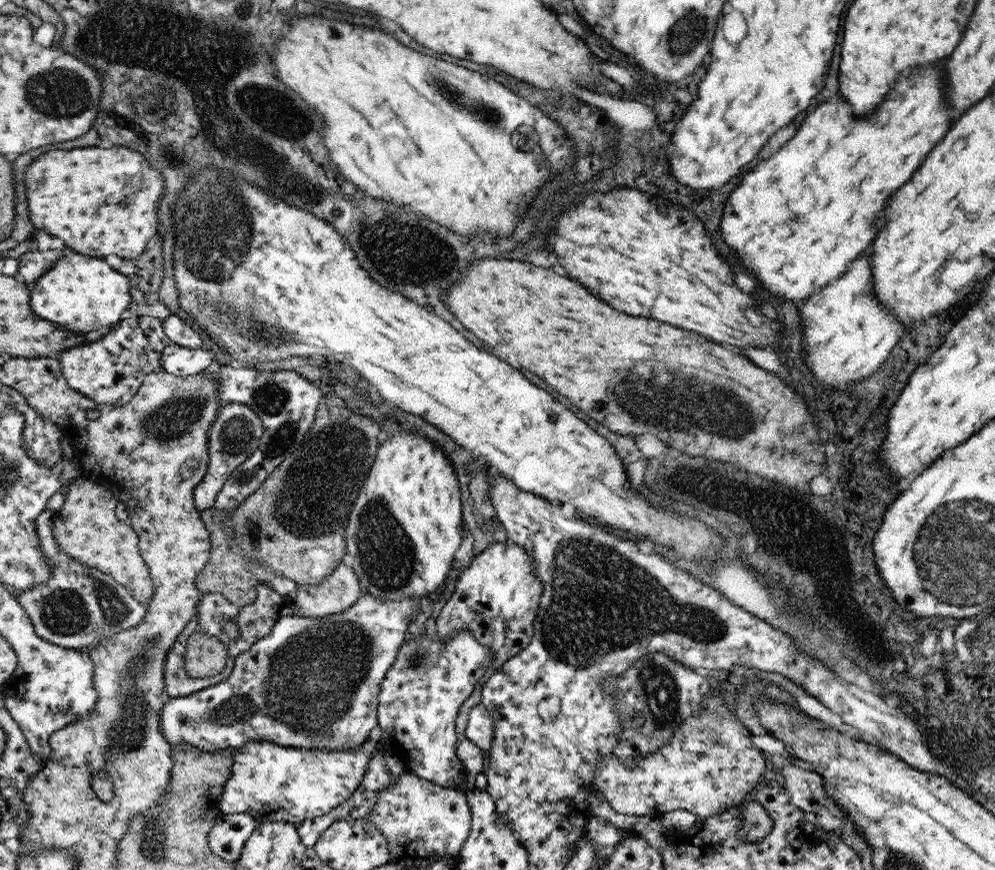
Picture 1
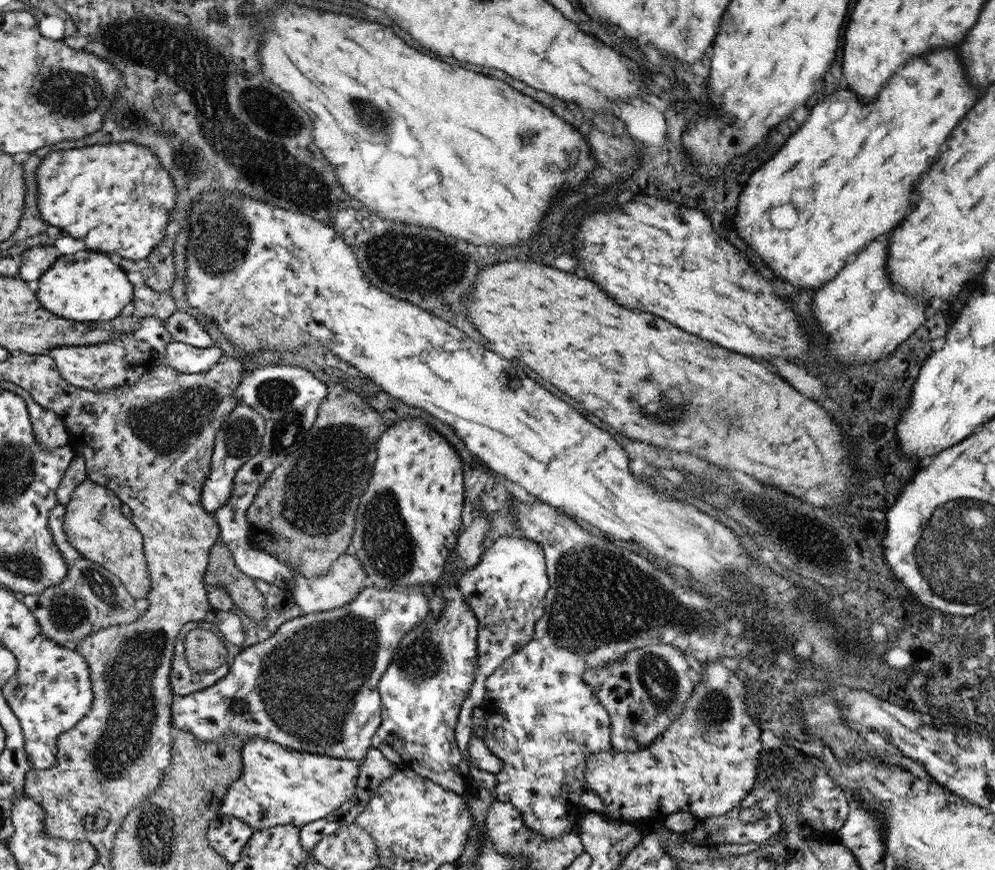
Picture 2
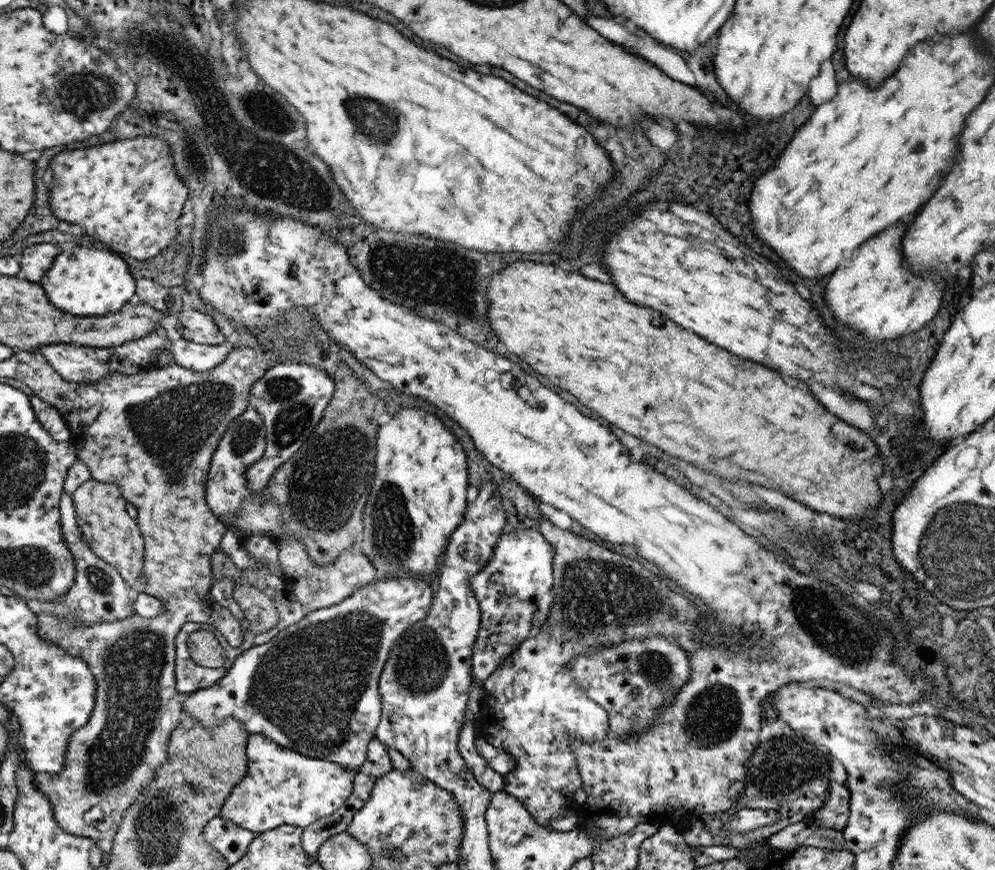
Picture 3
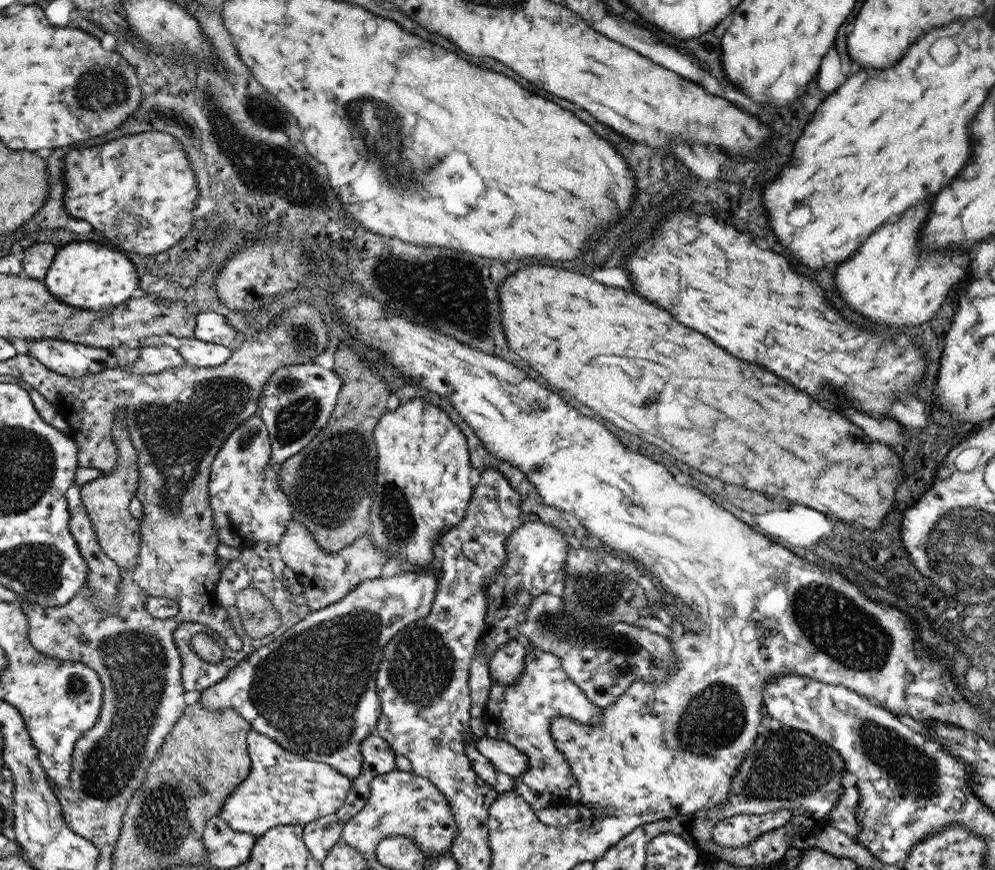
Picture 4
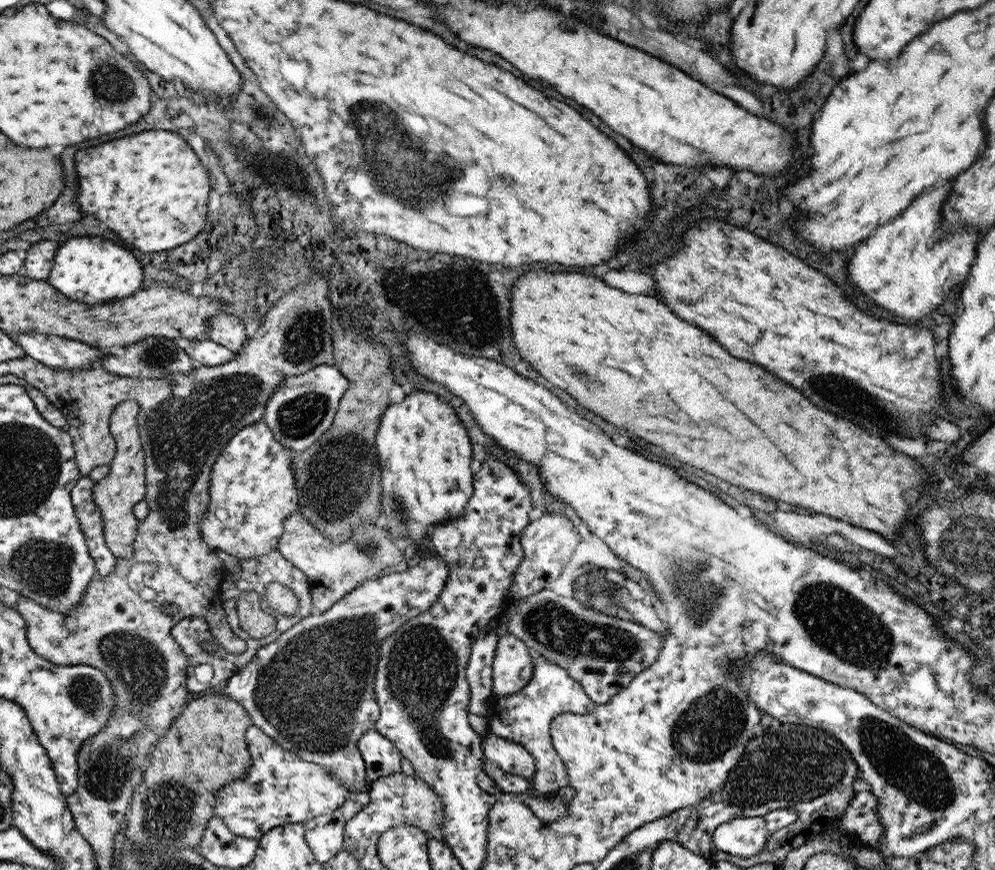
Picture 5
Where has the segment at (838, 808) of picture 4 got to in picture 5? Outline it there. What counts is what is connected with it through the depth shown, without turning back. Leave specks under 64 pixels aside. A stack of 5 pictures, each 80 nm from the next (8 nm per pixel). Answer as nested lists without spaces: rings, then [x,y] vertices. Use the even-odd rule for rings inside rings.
[[[859,777],[853,779],[851,789],[853,798],[836,822],[844,832],[854,834],[862,844],[875,846],[878,836],[882,833],[882,826],[876,815],[877,799],[873,797],[869,785]]]

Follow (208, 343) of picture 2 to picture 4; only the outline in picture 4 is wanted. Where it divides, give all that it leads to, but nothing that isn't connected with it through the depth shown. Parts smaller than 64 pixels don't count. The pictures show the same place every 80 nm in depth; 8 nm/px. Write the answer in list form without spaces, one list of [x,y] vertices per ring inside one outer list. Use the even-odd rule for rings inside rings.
[[[208,310],[199,311],[195,316],[195,327],[192,330],[192,337],[203,342],[220,344],[227,348],[235,348],[234,328],[228,326],[223,318],[215,312]]]

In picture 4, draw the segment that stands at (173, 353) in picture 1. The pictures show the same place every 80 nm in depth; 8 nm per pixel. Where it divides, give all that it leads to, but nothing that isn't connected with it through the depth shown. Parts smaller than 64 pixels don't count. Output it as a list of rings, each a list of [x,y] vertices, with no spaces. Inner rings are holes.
[[[178,338],[179,351],[185,364],[199,368],[209,368],[223,364],[230,357],[230,350],[220,344],[203,342],[195,338]]]

